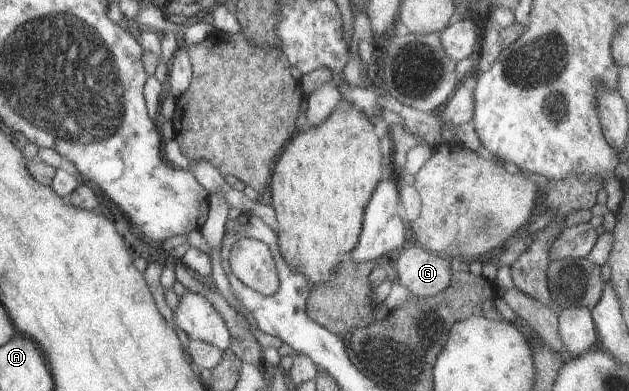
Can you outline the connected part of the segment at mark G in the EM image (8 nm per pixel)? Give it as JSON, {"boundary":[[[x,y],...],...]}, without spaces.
{"boundary":[[[420,246],[402,250],[398,261],[392,265],[400,276],[400,283],[414,296],[433,297],[451,285],[450,258]]]}

